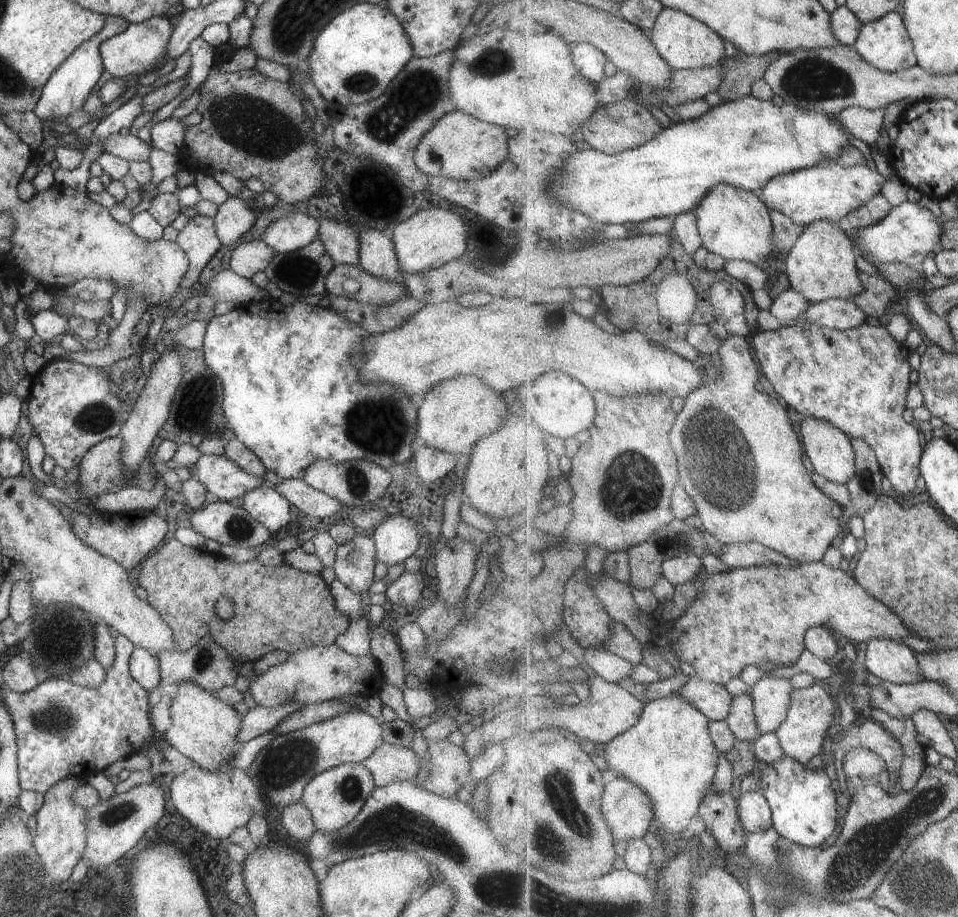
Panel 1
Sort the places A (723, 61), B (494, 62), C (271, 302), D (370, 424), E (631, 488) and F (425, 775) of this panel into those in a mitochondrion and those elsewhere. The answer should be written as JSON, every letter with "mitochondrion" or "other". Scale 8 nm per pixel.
{"A":"other","B":"mitochondrion","C":"other","D":"mitochondrion","E":"mitochondrion","F":"other"}

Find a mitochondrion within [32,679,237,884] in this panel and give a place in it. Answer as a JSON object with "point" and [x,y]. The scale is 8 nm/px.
{"point":[116,813]}

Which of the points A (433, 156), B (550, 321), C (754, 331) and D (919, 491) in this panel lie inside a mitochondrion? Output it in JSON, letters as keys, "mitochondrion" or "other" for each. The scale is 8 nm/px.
{"A":"mitochondrion","B":"mitochondrion","C":"other","D":"other"}

